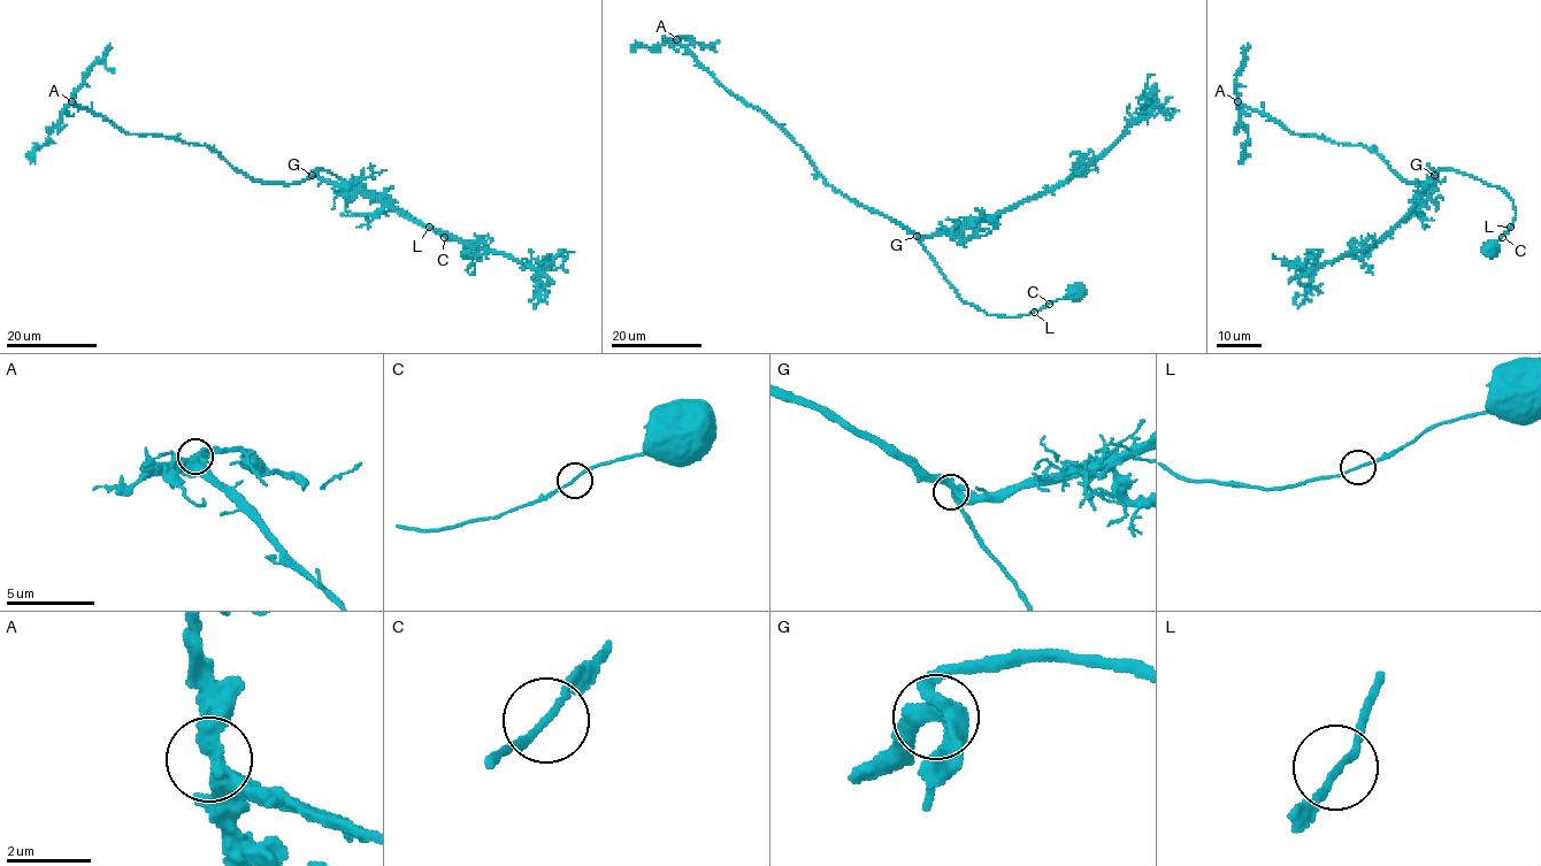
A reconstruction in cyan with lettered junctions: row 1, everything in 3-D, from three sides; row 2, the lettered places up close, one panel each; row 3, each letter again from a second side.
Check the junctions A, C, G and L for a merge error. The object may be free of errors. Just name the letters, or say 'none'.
none

